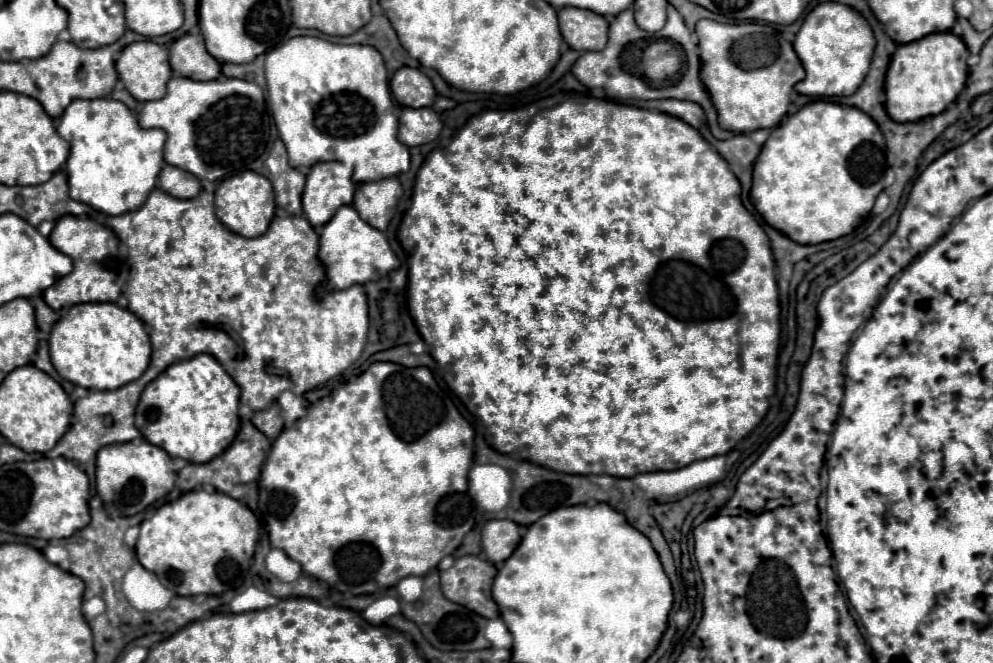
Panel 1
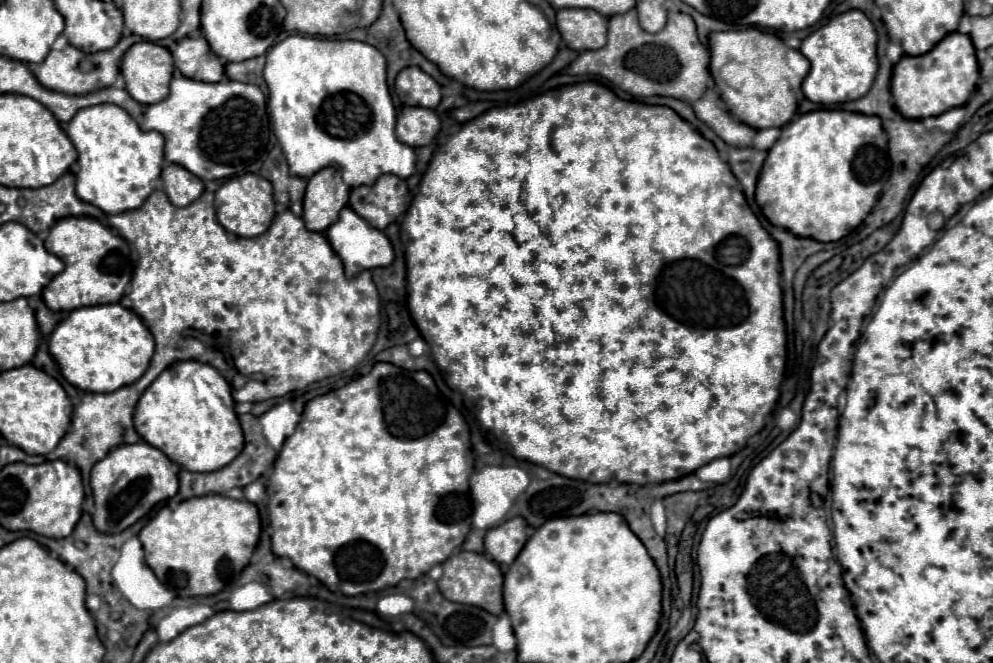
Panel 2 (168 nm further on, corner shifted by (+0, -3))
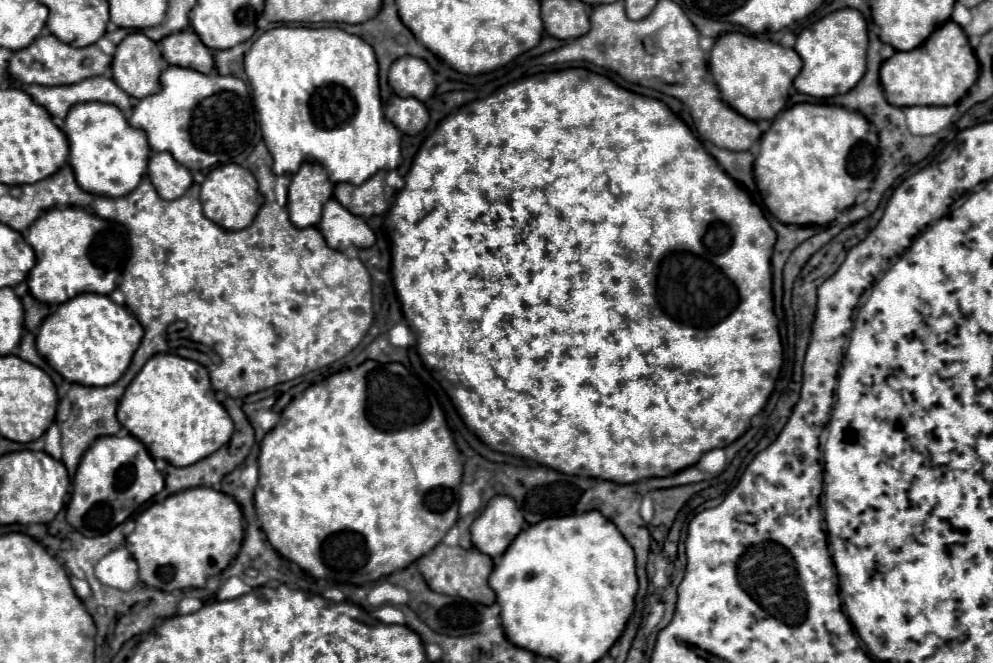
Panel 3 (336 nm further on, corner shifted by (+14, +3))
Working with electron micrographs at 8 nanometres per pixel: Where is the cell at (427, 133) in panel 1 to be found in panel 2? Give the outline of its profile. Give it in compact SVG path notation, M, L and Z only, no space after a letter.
M404 106L398 114L396 135L410 147L430 145L440 131L440 119L434 109Z

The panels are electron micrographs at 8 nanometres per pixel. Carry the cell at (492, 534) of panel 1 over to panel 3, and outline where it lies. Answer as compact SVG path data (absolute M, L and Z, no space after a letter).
M498 495L488 503L488 507L480 513L480 517L474 519L470 527L472 543L478 551L490 557L498 557L520 533L522 523L524 517L516 507L514 499Z

